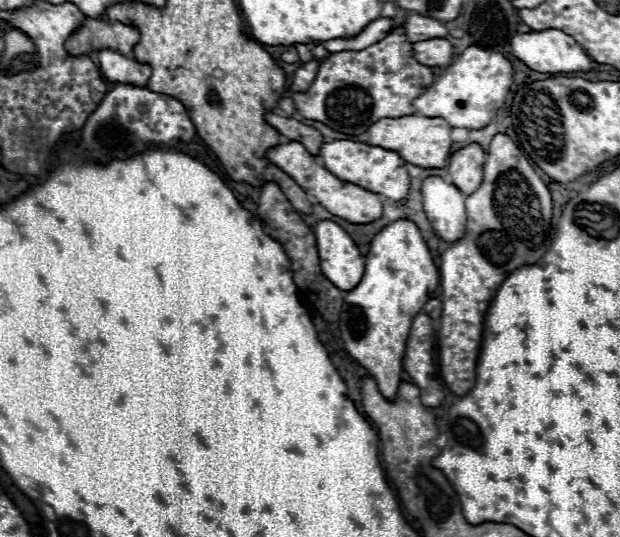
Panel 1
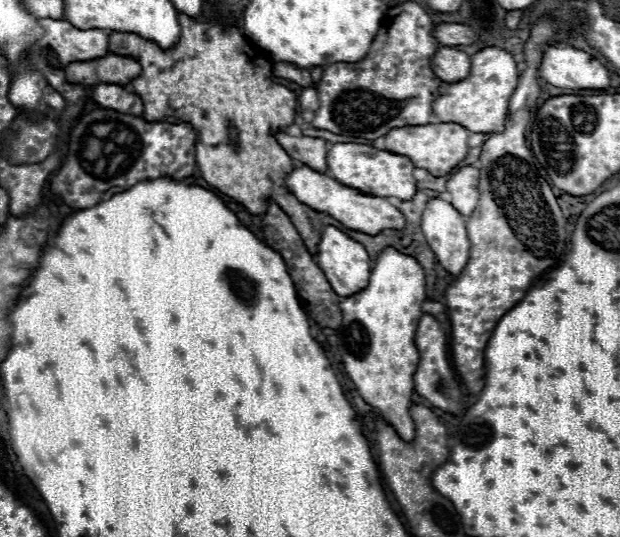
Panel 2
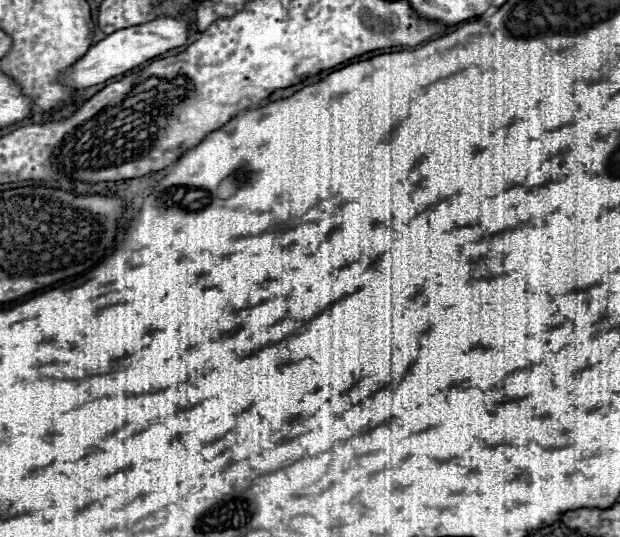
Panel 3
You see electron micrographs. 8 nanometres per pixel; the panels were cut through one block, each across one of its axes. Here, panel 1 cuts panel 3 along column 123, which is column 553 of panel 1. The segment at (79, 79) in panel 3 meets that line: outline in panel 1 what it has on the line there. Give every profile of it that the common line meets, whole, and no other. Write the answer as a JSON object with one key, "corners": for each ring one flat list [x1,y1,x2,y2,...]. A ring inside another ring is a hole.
{"corners":[[542,30,530,34,516,34,510,40,510,48,516,58,520,58,528,68,542,74,558,74,558,72,592,72,590,56,576,44,574,38,564,34,562,30]]}

